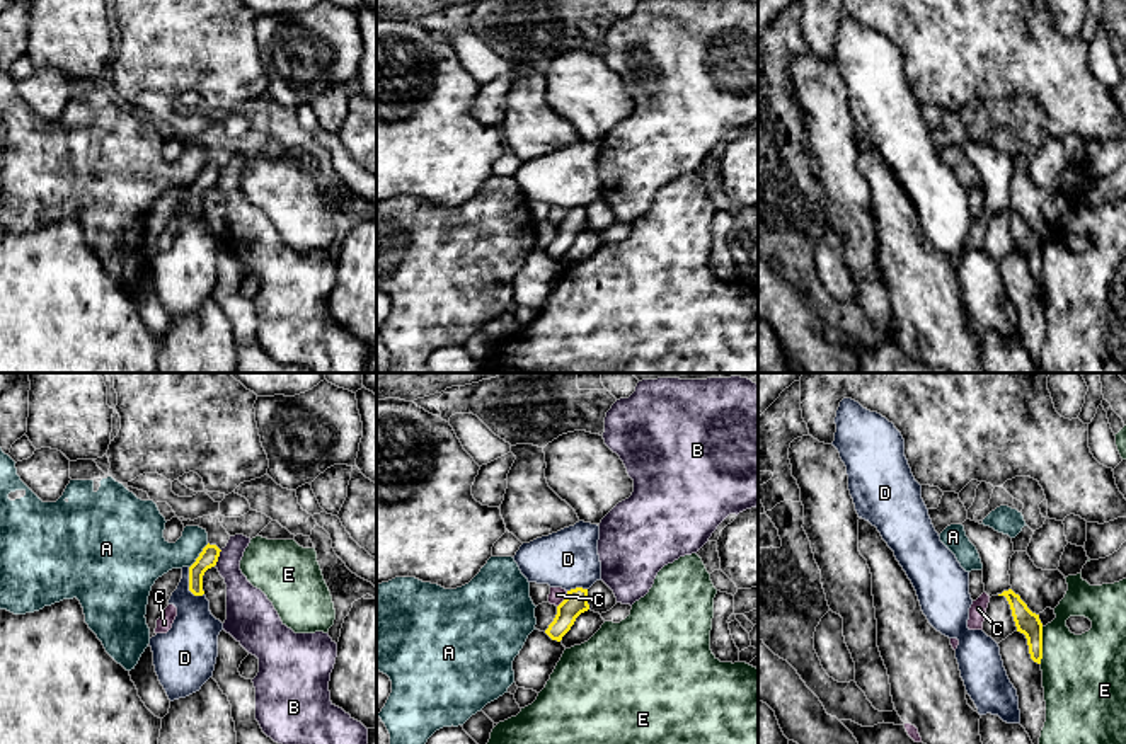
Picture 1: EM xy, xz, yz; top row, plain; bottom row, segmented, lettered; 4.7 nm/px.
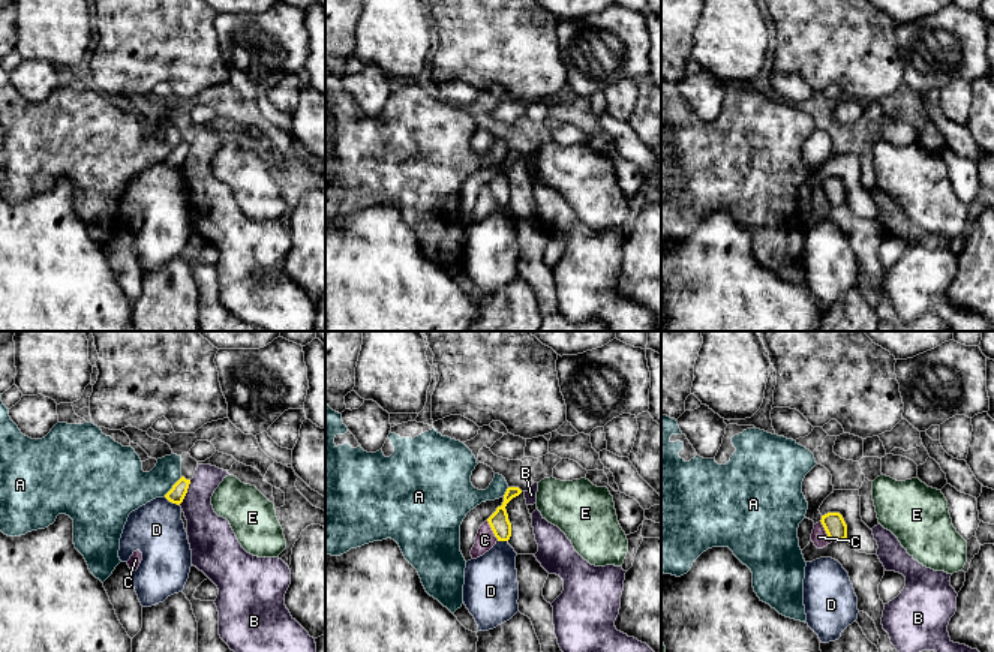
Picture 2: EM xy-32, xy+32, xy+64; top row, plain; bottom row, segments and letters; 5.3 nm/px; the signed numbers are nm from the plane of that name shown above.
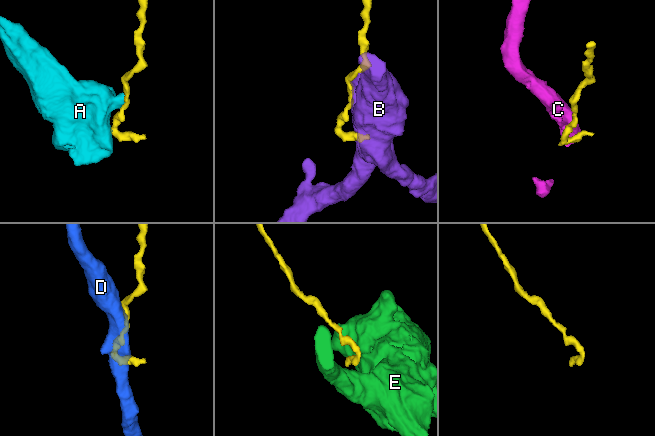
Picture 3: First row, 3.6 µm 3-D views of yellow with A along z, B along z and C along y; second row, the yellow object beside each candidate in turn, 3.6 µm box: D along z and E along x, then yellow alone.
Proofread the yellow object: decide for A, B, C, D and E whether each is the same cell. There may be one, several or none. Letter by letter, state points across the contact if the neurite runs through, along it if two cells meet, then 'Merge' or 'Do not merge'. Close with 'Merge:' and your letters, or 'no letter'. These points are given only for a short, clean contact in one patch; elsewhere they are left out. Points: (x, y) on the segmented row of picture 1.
A: Boundary: xy (208, 543), (189, 567). Do not merge
B: Do not merge
C: Boundary: xz (568, 591), (557, 606). Do not merge
D: Do not merge
E: Boundary: yz (1043, 627), (1043, 658), (1039, 663). Do not merge
Merge: no letter

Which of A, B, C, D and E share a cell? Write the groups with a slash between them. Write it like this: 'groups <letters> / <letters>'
groups A / B / C / D / E

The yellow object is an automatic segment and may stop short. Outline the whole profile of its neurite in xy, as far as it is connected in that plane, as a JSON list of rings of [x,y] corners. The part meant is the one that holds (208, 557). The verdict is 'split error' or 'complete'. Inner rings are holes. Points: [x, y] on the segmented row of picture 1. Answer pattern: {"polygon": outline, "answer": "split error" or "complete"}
{"polygon": [[[206,545],[196,562],[189,567],[189,591],[194,596],[203,596],[203,575],[208,569],[215,567],[220,557],[220,548],[216,545]]], "answer": "complete"}

